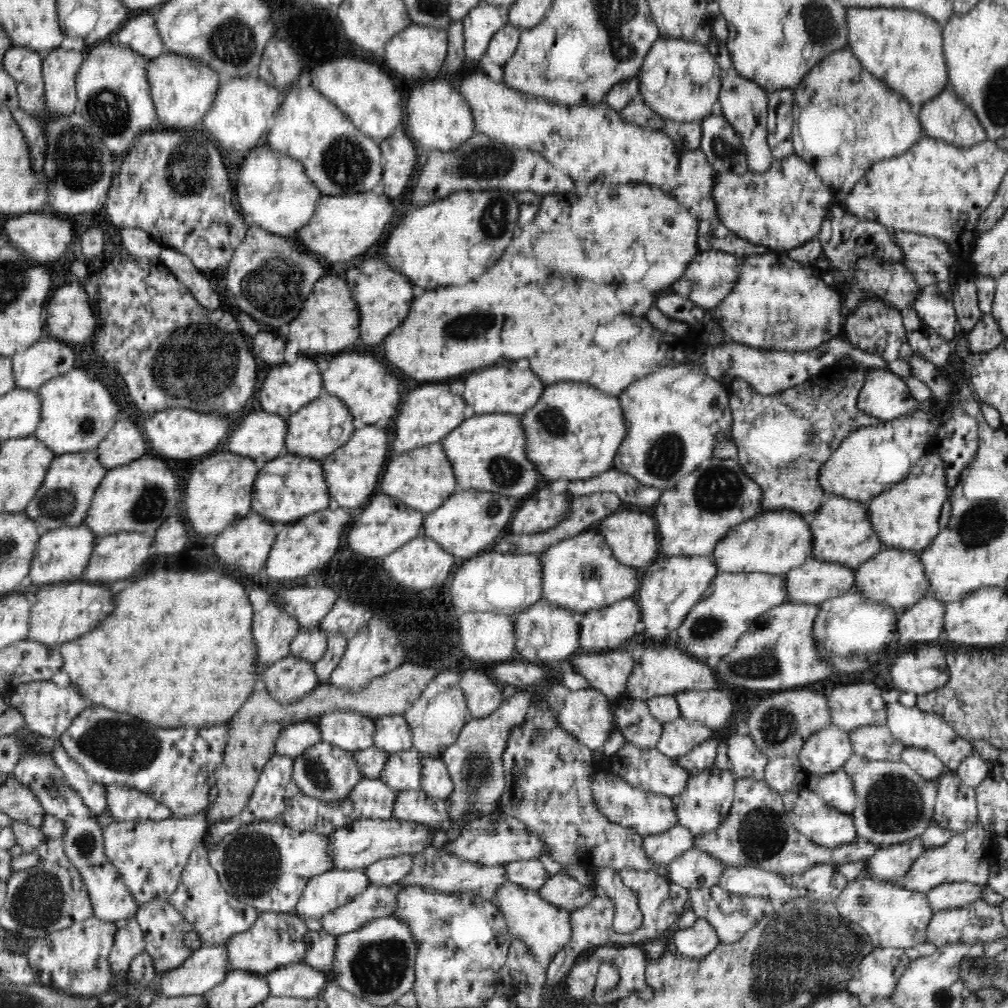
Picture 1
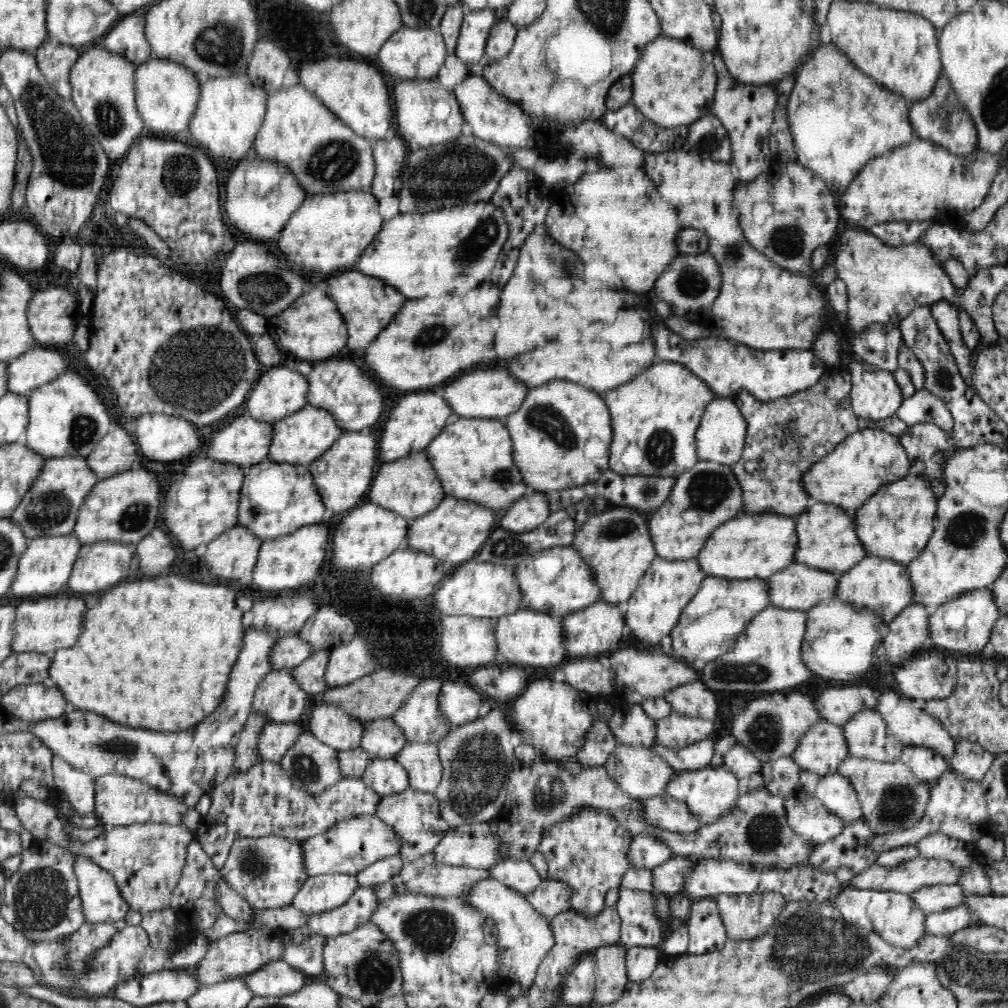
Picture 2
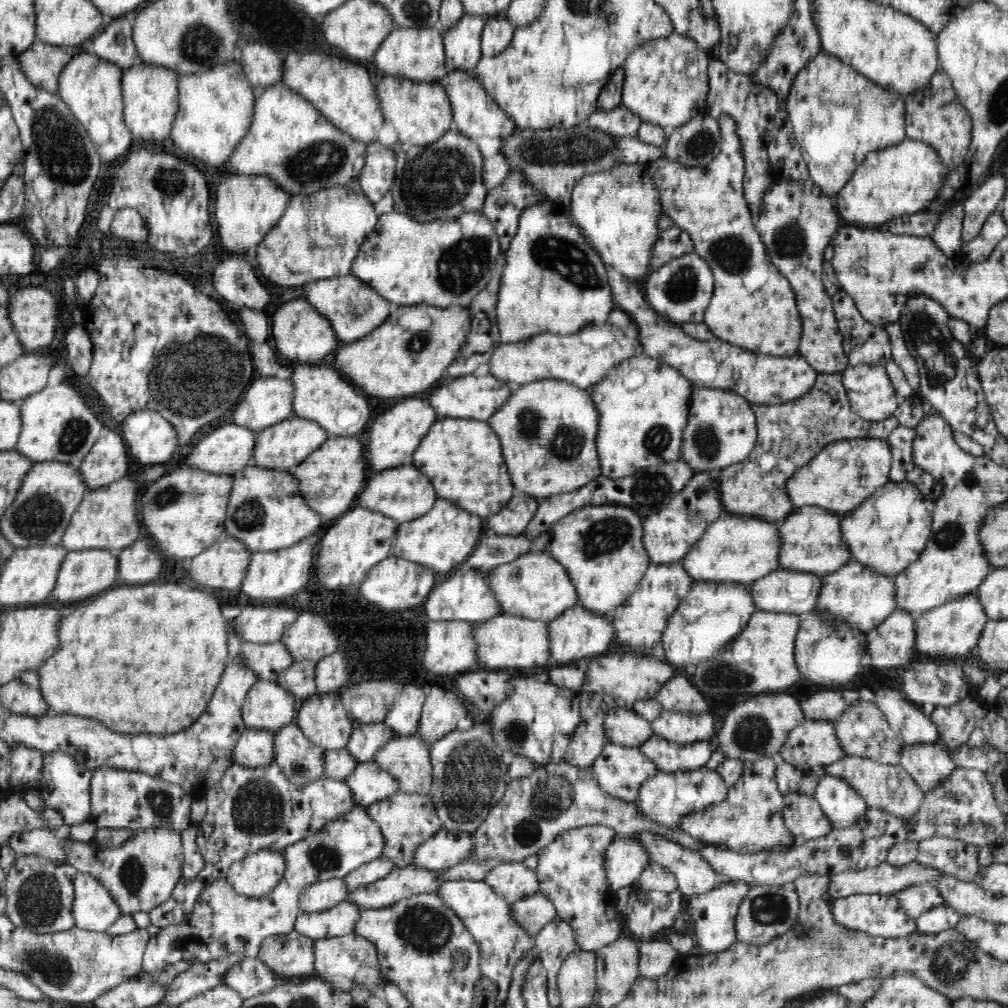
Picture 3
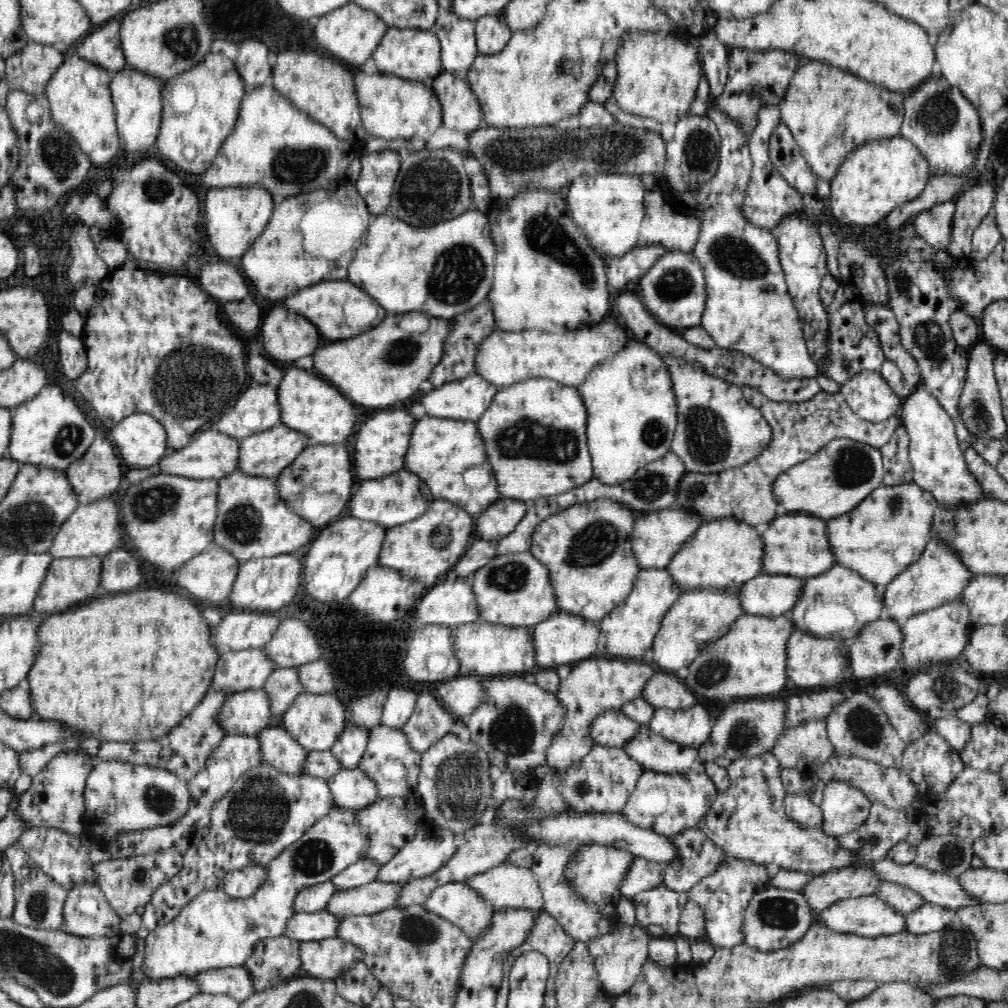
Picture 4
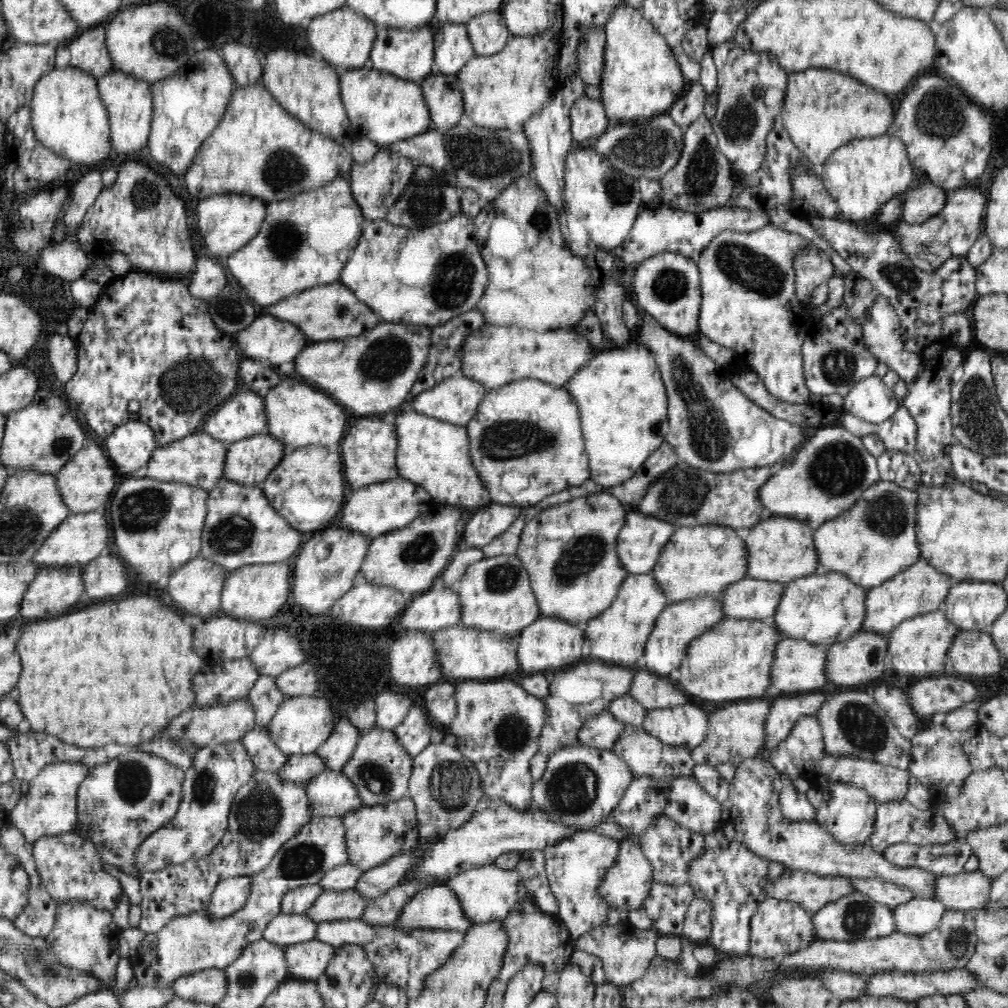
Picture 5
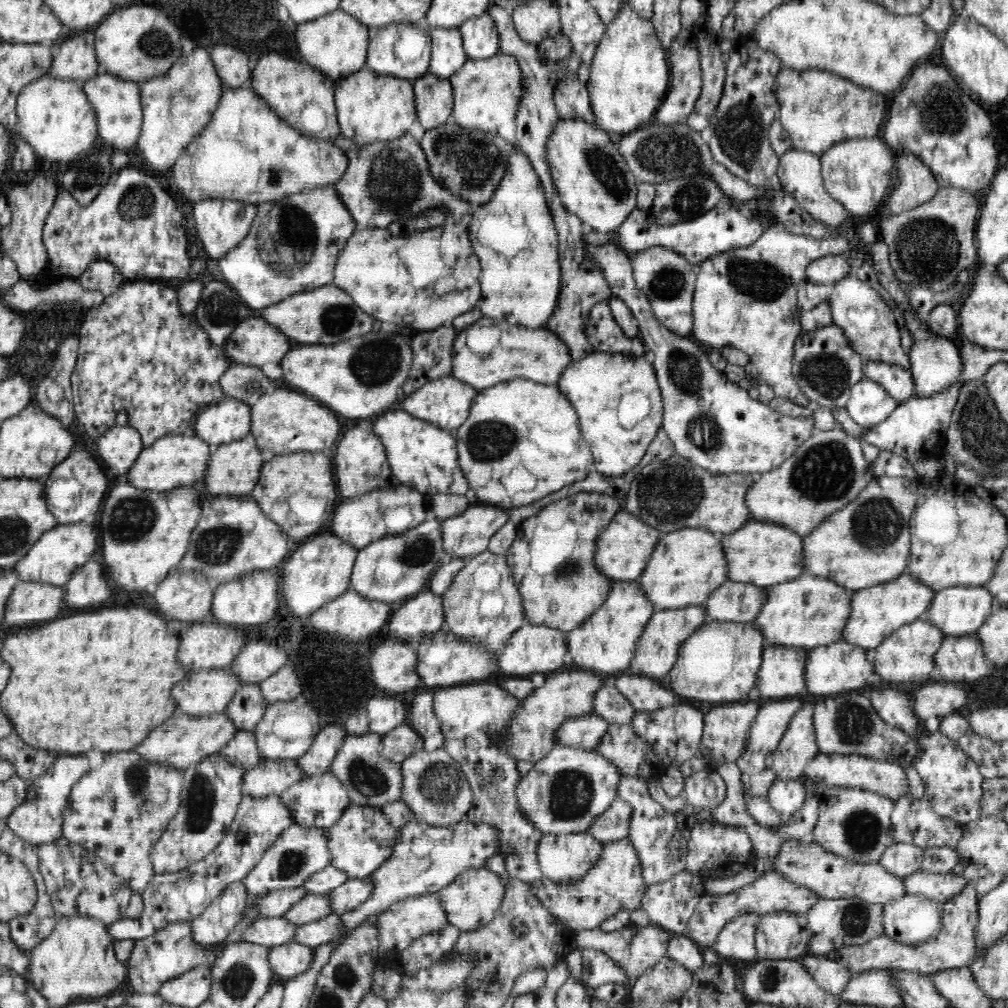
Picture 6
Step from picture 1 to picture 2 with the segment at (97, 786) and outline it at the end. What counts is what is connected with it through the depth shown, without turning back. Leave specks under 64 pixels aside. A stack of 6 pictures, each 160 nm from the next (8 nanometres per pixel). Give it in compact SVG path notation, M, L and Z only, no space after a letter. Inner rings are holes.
M59 755L52 756L53 782L64 794L76 814L88 817L94 815L95 786L94 778L73 768Z

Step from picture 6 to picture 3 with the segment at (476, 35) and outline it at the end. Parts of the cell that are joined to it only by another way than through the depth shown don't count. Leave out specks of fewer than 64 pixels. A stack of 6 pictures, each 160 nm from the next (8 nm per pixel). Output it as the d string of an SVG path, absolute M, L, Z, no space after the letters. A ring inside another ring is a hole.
M493 16L486 19L481 36L481 54L486 57L498 56L510 44L515 28L508 20Z

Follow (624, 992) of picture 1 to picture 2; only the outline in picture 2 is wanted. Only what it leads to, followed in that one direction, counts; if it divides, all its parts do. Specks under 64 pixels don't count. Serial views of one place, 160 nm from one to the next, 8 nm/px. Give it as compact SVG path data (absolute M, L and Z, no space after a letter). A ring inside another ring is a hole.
M625 947L627 977L632 982L650 978L664 953L660 948Z

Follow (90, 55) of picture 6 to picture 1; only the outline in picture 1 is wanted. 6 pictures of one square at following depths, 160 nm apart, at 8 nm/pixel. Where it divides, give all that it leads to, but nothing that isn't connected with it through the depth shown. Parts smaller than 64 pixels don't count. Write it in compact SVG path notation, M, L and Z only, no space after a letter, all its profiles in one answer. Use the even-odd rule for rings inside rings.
M144 14L129 19L112 35L111 40L132 49L148 61L166 52L156 28L155 15Z

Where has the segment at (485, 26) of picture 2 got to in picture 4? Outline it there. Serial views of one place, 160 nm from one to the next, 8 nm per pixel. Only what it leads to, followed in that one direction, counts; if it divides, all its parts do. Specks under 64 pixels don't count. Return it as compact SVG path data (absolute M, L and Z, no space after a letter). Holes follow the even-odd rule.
M439 6L438 20L429 28L432 34L438 37L441 48L442 72L462 75L472 66L474 59L479 55L474 21L461 19L451 11Z

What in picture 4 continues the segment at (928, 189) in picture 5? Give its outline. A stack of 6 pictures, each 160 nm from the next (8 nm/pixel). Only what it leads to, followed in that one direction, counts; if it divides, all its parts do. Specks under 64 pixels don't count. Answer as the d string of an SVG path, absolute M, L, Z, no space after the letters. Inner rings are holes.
M954 200L936 204L918 216L910 219L918 236L926 240L930 247L945 251L950 245L950 230L952 230L952 216L954 216Z

